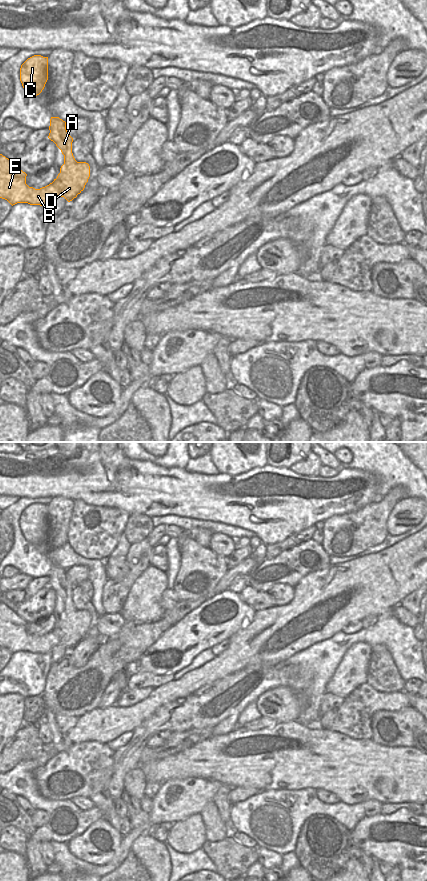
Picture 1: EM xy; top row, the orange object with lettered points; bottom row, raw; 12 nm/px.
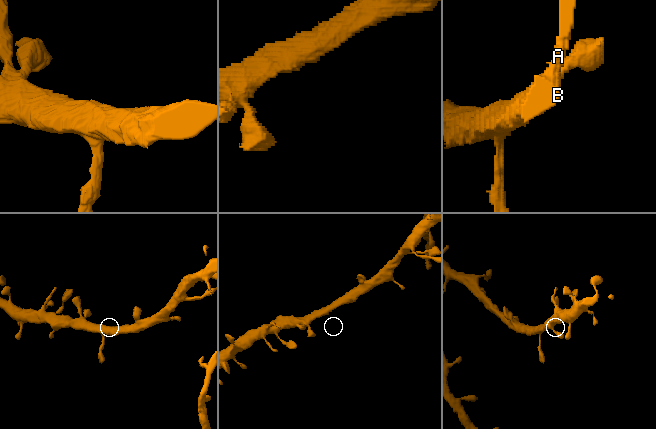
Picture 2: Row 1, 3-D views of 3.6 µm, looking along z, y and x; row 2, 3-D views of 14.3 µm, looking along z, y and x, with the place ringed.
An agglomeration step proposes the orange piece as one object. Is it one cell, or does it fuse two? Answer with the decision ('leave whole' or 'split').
leave whole

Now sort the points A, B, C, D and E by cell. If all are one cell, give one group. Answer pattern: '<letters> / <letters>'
A B C D E

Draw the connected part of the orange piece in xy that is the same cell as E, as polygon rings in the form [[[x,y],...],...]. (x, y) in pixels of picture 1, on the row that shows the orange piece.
[[[51,117],[49,130],[48,138],[61,150],[64,164],[57,178],[45,187],[29,187],[26,184],[27,174],[0,154],[0,198],[12,206],[17,203],[46,206],[57,197],[64,197],[70,202],[84,190],[88,182],[90,166],[75,160],[72,153],[73,138],[66,130],[66,122],[59,117]]]

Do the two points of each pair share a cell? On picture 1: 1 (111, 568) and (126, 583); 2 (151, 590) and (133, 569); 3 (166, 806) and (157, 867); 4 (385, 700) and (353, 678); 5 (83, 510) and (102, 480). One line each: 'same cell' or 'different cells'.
1: different cells
2: different cells
3: different cells
4: different cells
5: different cells

